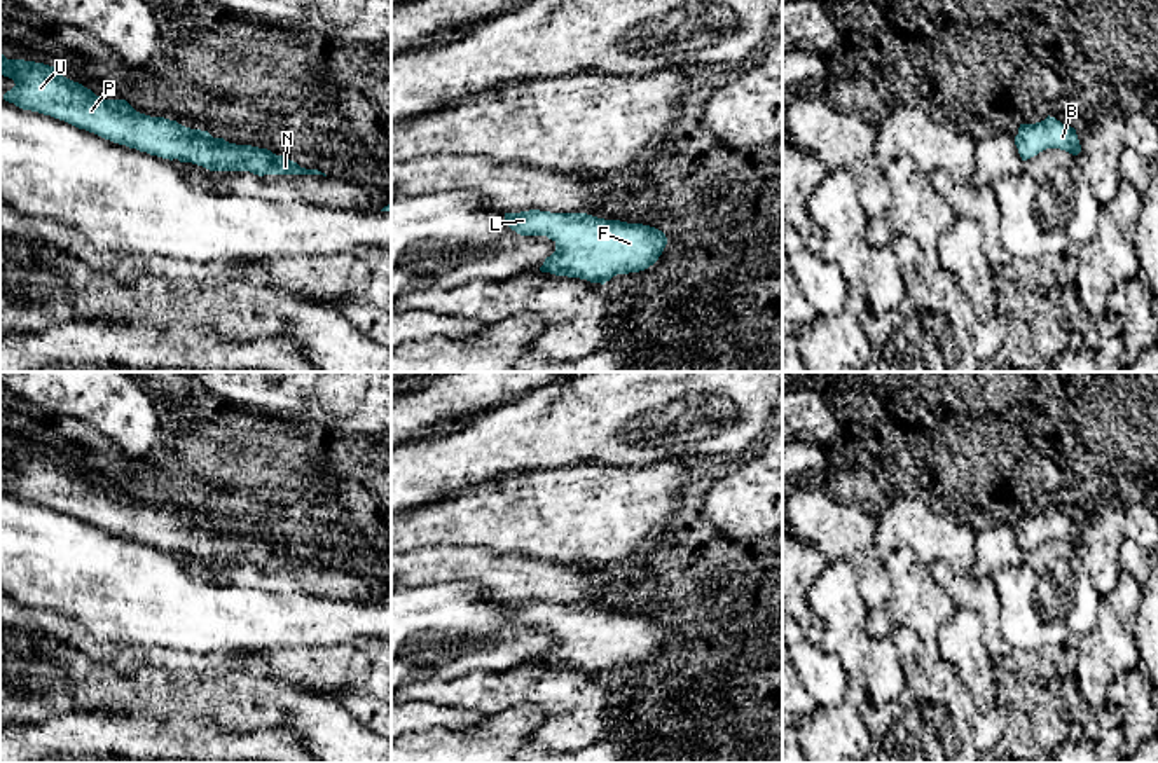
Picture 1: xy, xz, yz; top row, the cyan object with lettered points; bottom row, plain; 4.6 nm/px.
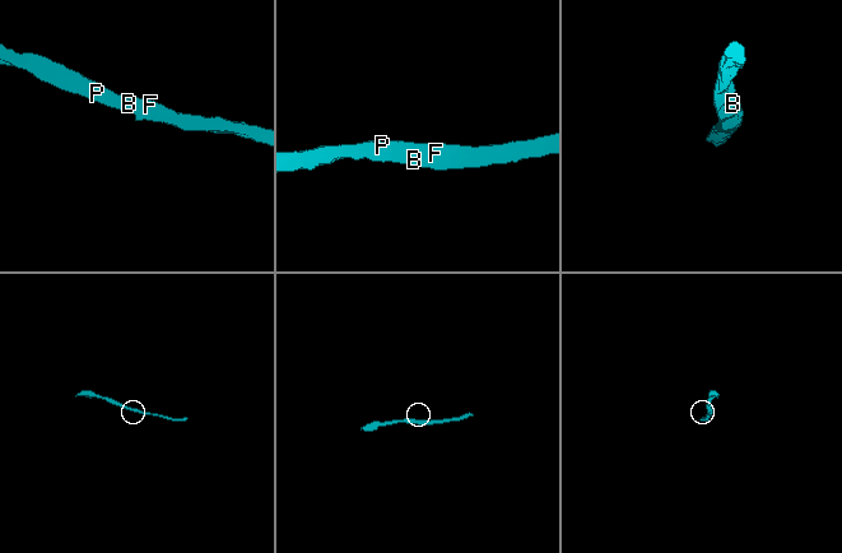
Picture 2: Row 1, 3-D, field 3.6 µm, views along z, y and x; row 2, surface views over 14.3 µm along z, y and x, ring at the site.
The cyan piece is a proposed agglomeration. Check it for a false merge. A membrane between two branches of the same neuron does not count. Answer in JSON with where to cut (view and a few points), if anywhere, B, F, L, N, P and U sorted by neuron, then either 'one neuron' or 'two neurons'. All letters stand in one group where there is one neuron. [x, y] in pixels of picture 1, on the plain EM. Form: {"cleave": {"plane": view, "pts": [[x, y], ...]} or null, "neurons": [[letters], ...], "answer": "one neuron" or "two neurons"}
{"cleave": null, "neurons": [["B", "F", "L", "N", "P", "U"]], "answer": "one neuron"}

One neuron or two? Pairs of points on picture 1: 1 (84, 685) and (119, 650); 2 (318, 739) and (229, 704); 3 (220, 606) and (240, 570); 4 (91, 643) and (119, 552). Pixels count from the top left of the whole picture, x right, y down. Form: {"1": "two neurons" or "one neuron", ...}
{"1": "two neurons", "2": "one neuron", "3": "two neurons", "4": "two neurons"}

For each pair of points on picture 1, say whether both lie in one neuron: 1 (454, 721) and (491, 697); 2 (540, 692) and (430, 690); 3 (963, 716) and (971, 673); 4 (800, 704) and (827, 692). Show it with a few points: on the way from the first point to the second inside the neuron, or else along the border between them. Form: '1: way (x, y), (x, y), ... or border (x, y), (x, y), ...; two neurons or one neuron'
1: border (434, 702), (444, 708), (486, 713); two neurons
2: way (512, 692), (458, 692); one neuron
3: border (940, 657), (973, 694); two neurons
4: border (800, 680), (818, 706); two neurons

